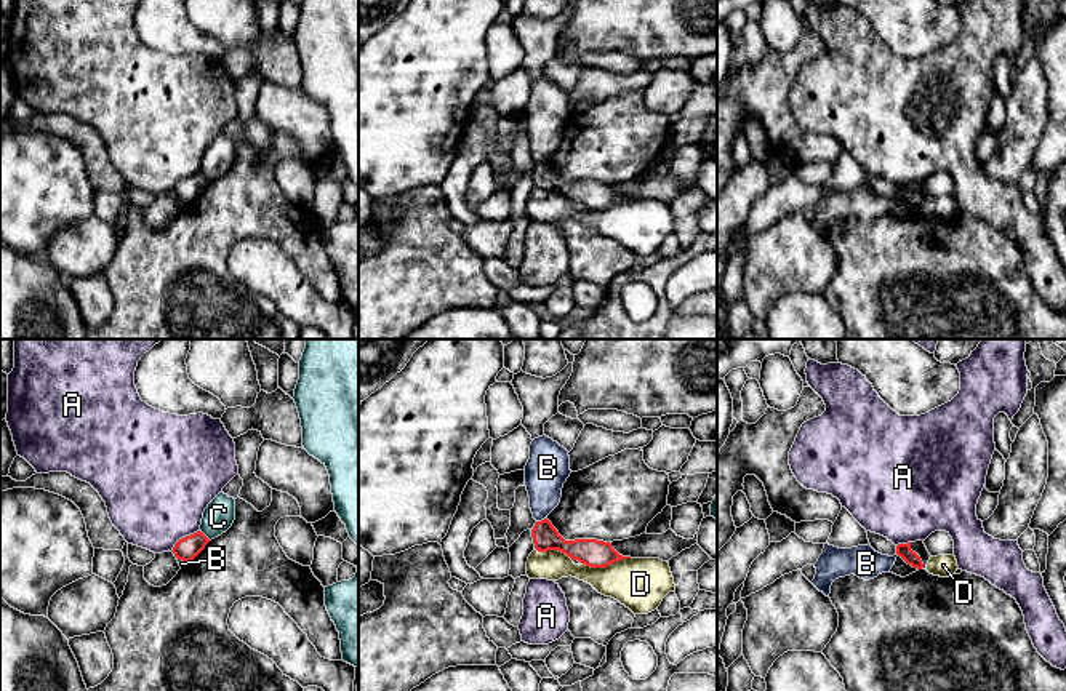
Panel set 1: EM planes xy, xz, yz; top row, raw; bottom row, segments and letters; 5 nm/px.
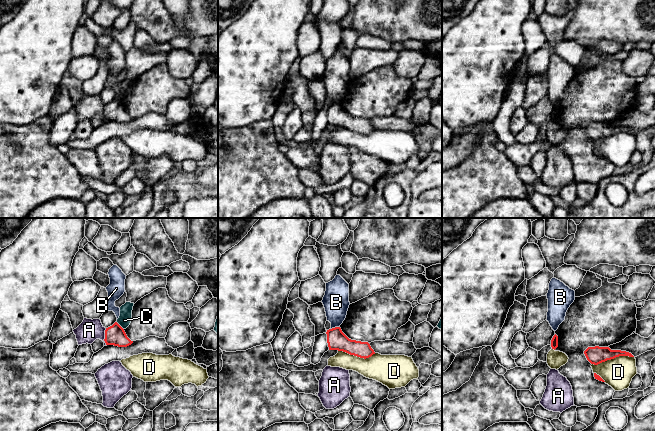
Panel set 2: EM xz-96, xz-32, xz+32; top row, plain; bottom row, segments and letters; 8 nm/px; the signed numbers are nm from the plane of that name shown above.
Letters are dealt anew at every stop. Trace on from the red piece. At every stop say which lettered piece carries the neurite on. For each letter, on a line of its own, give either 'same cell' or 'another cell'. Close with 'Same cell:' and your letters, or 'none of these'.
A: another cell
B: another cell
C: another cell
D: another cell
Same cell: none of these

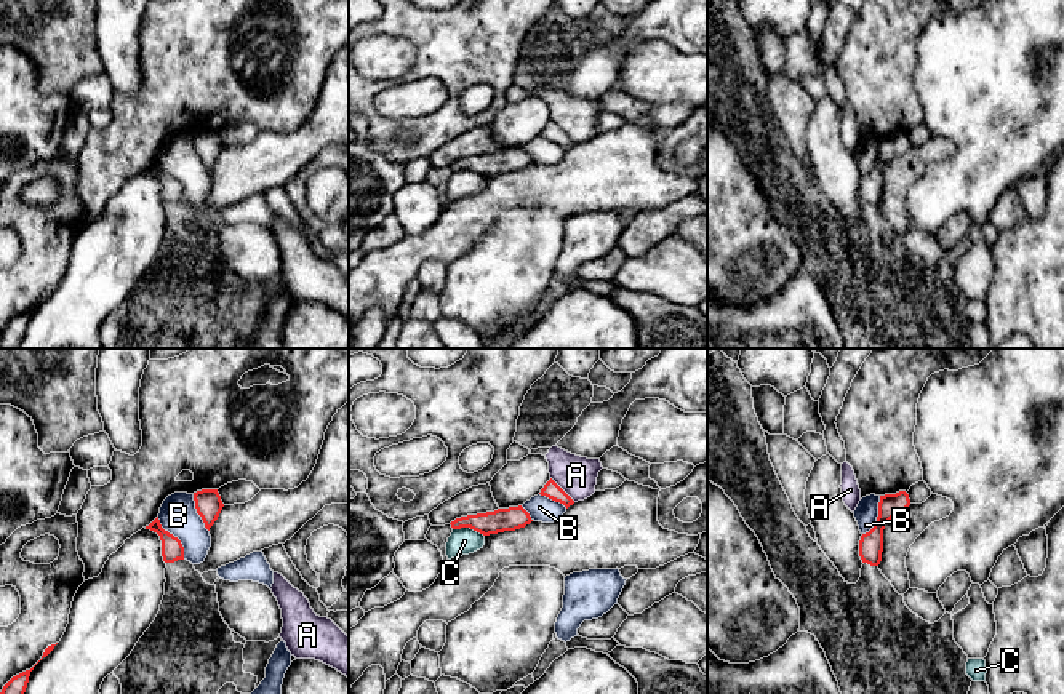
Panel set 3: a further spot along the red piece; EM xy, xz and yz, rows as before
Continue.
A: another cell
B: another cell
C: another cell
Same cell: none of these

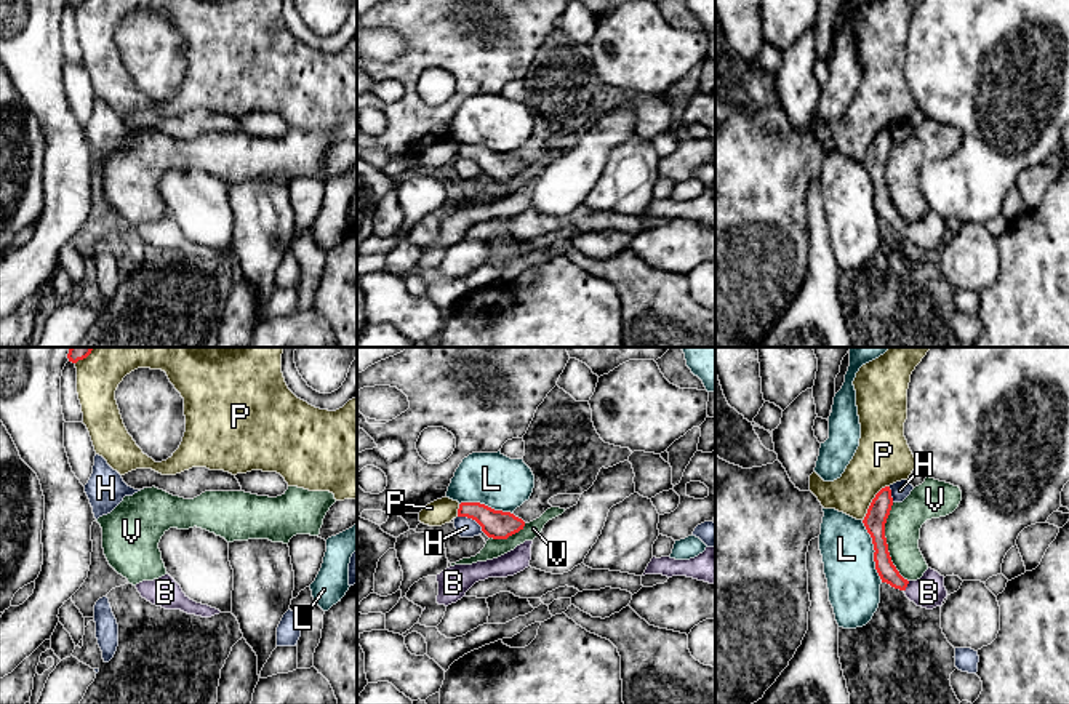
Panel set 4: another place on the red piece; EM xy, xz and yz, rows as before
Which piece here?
B: same cell
H: another cell
L: another cell
P: another cell
V: another cell
Same cell: B

